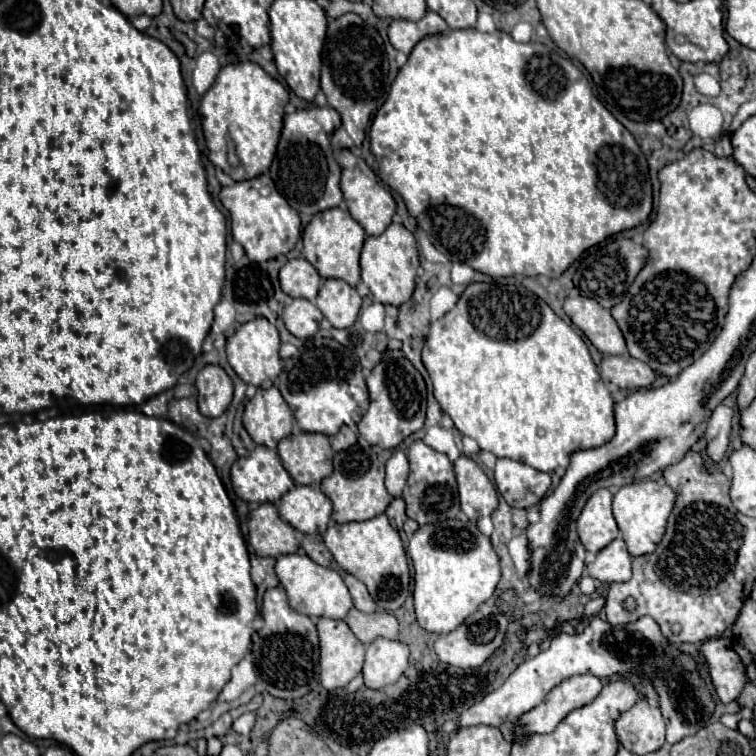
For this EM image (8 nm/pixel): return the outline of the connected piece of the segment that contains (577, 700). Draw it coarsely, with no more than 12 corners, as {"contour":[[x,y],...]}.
{"contour":[[571,676],[523,714],[527,730],[547,734],[575,708],[589,704],[603,684]]}

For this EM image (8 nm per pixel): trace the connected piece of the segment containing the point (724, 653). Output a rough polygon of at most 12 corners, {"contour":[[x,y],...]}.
{"contour":[[717,638],[699,656],[723,704],[749,684],[743,658]]}

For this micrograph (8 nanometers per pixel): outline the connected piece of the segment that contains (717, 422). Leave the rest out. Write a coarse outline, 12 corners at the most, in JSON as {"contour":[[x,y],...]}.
{"contour":[[717,406],[707,420],[707,456],[723,460],[733,410]]}

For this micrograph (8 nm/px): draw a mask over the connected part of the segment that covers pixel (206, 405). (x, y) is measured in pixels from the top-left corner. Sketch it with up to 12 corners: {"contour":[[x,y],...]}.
{"contour":[[221,366],[201,368],[195,386],[199,412],[217,418],[233,398]]}

